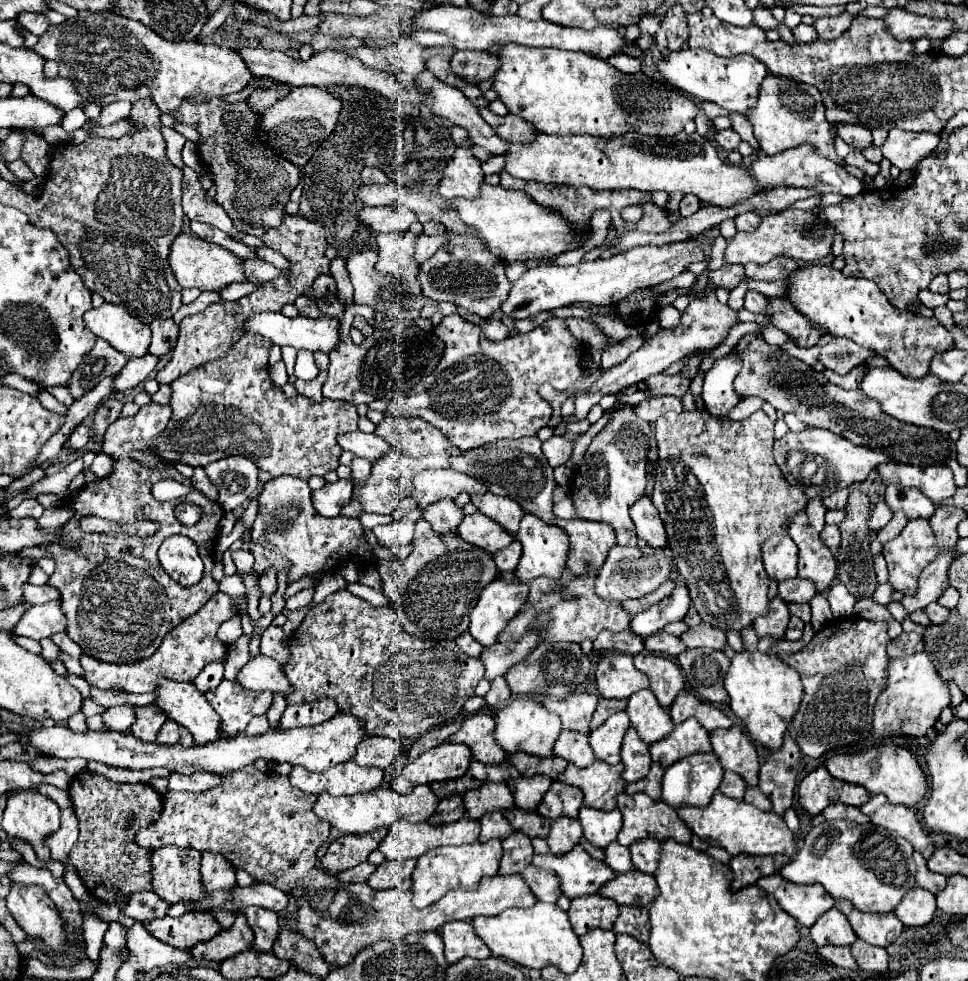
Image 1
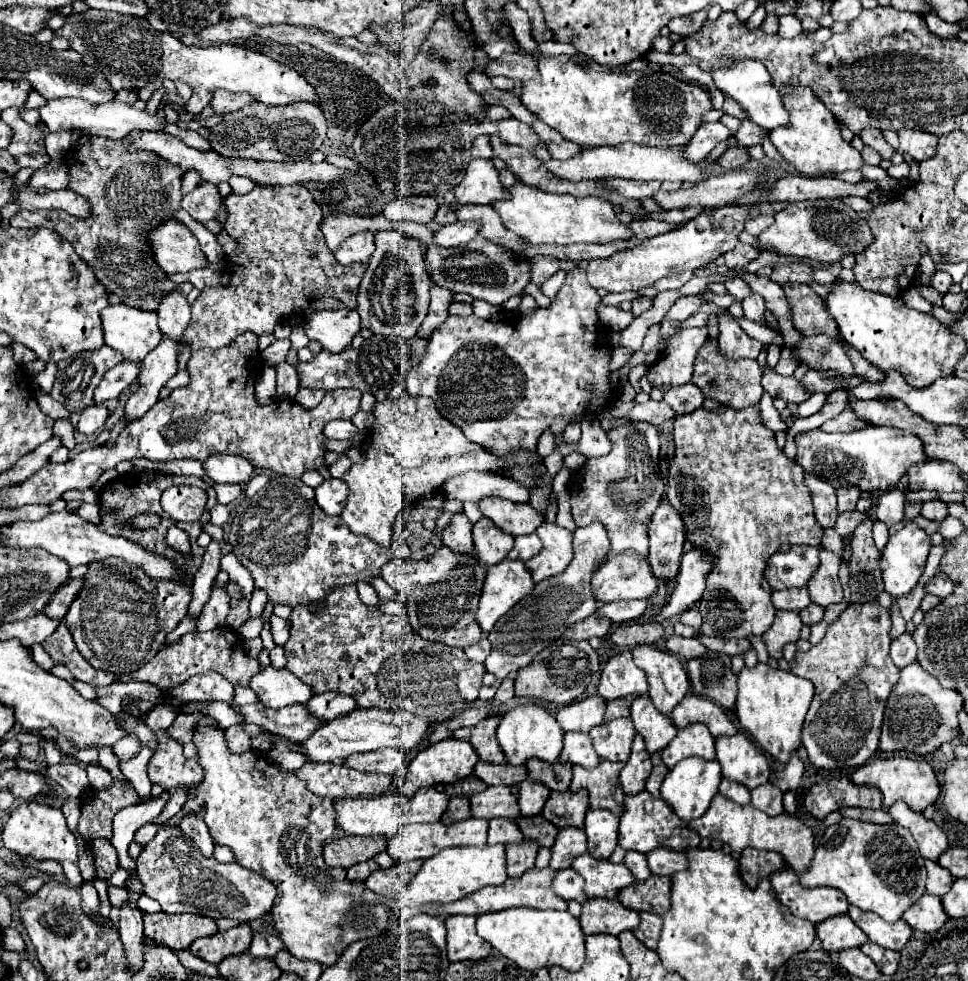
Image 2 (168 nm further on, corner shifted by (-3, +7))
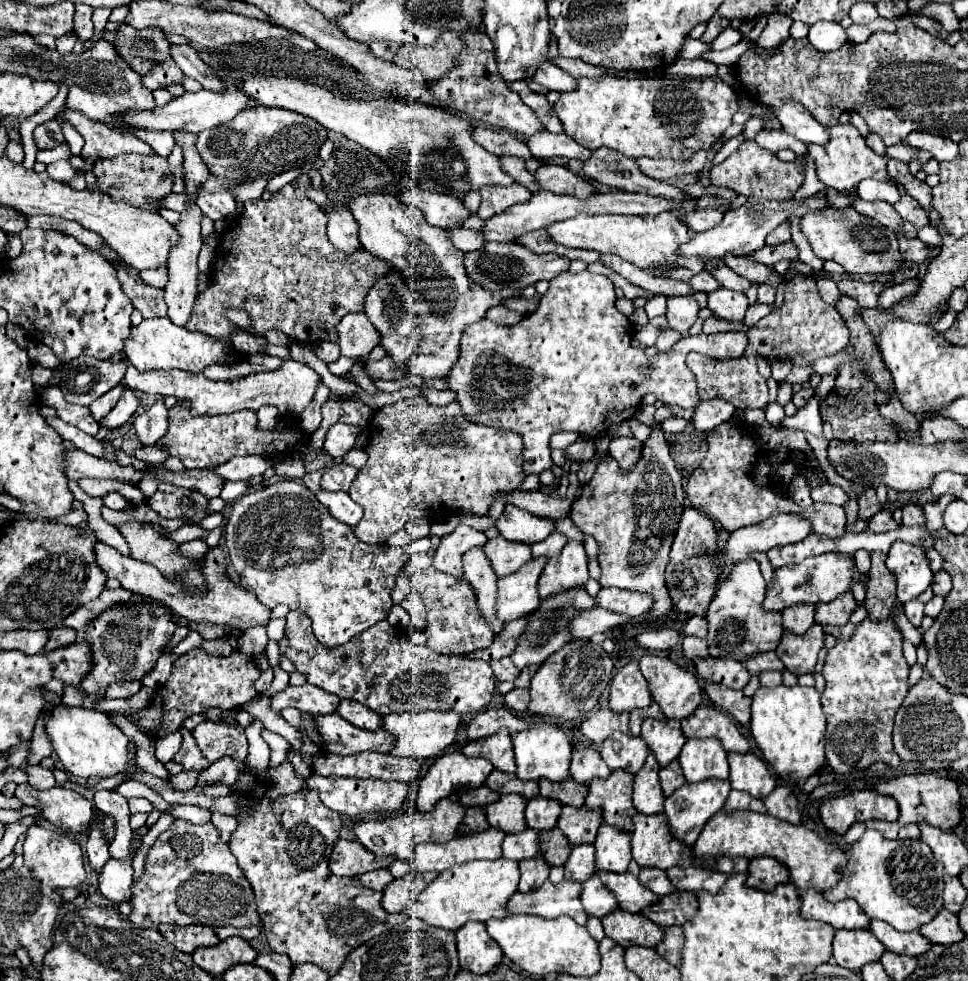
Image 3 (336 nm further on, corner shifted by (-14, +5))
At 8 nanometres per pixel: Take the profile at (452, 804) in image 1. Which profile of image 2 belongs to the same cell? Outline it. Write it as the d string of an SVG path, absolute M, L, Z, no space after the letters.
M451 798L441 822L443 824L455 824L455 822L461 822L461 820L467 820L467 818L471 818L469 798Z

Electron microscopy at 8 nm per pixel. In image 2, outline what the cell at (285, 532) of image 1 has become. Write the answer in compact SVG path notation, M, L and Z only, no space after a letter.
M271 478L263 490L245 502L245 512L239 512L239 516L227 522L225 540L251 572L255 590L267 592L273 604L317 608L331 588L371 582L381 574L381 566L393 558L391 548L355 536L339 516L323 514L313 498L313 488L297 478Z

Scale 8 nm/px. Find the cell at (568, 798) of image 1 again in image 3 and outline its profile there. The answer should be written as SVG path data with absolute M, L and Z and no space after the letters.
M562 806L562 814L558 818L558 828L566 834L570 844L594 844L596 830L602 824L602 810L600 808L574 808Z

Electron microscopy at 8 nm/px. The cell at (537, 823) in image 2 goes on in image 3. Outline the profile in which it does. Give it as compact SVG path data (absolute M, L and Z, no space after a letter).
M552 828L550 832L538 832L540 854L550 866L562 866L570 856L570 842L562 834L560 828Z

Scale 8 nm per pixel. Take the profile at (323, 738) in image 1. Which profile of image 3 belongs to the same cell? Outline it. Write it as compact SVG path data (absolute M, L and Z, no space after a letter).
M402 712L388 714L382 718L382 730L394 736L390 748L392 756L412 756L412 758L436 758L450 744L456 742L456 730L462 716L456 712Z

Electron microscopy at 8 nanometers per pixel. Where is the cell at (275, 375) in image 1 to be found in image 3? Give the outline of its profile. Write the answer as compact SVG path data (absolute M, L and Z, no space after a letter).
M266 406L266 408L260 408L256 414L258 414L258 428L260 430L268 430L268 428L274 428L278 424L280 412L276 408Z

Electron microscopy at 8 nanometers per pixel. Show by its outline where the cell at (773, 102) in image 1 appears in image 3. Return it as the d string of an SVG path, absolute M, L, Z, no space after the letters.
M852 124L826 126L826 130L830 132L830 140L826 144L808 144L808 156L814 160L816 172L822 184L838 192L850 192L850 190L856 190L858 182L864 178L888 180L886 156L878 156L876 152L872 152Z

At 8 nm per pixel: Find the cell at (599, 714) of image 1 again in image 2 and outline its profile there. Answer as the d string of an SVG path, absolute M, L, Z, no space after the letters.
M631 698L611 700L611 702L607 702L605 720L613 720L613 718L627 718L627 716L629 716L629 708L631 708Z

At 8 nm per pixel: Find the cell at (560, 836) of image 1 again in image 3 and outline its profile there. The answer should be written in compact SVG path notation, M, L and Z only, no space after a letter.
M592 844L572 846L572 854L570 854L568 862L564 864L564 870L566 870L566 878L572 878L576 882L588 880L596 870L594 846Z

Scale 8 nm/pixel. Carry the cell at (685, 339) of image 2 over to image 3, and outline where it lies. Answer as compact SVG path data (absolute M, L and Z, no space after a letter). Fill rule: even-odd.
M588 270L584 272L578 272L578 274L572 274L572 272L562 272L560 276L556 276L554 280L550 280L550 288L548 292L540 298L540 306L534 314L524 316L518 324L514 326L500 326L500 324L494 324L490 322L488 318L480 320L478 324L470 324L470 328L466 328L466 332L462 332L462 340L460 340L460 352L458 352L458 360L454 364L454 368L446 374L446 382L448 382L448 390L452 390L456 394L456 402L462 406L462 412L464 416L472 422L472 424L482 424L482 426L492 426L492 428L500 428L500 430L512 430L512 432L518 432L524 440L524 448L522 448L522 458L524 458L524 472L530 476L530 474L542 474L544 470L550 470L552 468L552 458L550 458L550 436L554 432L562 432L562 430L572 430L572 432L580 432L584 436L604 436L606 430L612 426L612 424L620 424L624 420L630 420L634 416L634 410L638 408L640 400L644 394L652 392L658 396L658 400L662 400L664 404L676 404L676 406L682 406L682 408L694 408L698 404L698 390L696 390L696 378L694 374L690 372L690 368L686 366L686 354L688 352L698 352L698 354L706 354L710 358L738 358L742 356L744 348L746 348L746 334L744 332L724 332L724 334L696 334L696 336L684 336L680 338L668 352L658 352L656 358L648 360L648 356L644 354L644 350L640 348L634 348L630 344L632 340L632 324L630 320L620 314L614 306L616 302L616 294L614 294L614 284L602 276L602 274L592 274ZM652 366L652 370L648 372L646 368Z

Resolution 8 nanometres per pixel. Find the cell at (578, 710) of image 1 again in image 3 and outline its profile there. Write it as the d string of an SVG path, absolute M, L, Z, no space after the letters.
M608 708L594 710L582 724L580 732L586 740L592 744L600 744L606 736L610 736L614 730L628 732L628 714L626 712L610 712Z

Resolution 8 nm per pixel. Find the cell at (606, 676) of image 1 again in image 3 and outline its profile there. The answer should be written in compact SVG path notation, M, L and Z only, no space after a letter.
M632 660L614 674L608 706L614 712L630 712L636 708L646 708L650 704L650 686L646 684L646 678L638 668L638 662Z

